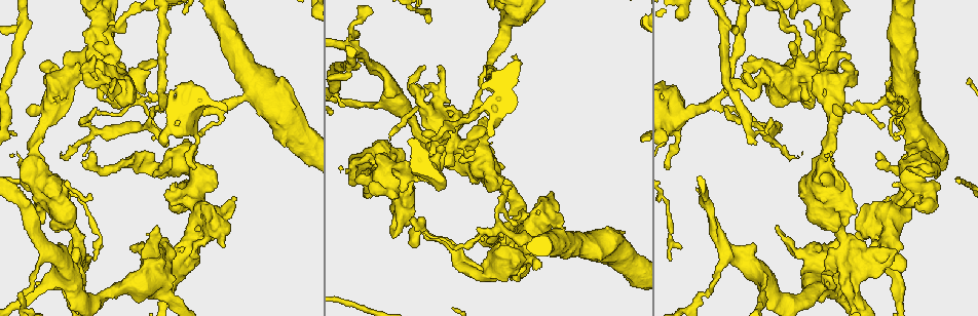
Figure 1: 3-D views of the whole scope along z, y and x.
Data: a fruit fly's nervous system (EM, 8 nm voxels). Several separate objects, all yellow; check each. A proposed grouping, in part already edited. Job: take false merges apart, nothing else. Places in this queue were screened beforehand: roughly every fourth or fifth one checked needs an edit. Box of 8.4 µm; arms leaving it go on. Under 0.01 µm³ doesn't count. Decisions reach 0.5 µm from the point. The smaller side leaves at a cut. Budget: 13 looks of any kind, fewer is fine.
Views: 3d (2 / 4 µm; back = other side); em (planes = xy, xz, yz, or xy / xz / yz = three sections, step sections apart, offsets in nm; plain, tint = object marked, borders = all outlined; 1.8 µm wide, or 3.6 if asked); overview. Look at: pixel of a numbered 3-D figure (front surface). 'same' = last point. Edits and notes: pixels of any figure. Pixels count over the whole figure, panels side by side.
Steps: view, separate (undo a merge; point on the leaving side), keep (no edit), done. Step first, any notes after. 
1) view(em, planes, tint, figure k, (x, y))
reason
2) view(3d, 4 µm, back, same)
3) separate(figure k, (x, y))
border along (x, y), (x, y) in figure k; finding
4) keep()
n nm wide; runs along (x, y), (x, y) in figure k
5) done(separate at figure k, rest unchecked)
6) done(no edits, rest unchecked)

view(em, planes, tint, figure 1, (171, 209))
touches itself

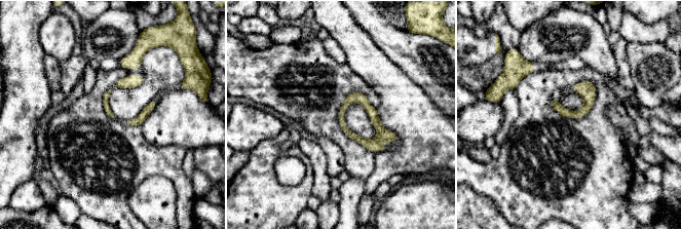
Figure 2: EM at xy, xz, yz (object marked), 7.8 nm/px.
keep()
50 nm wide; runs along (347, 99), (360, 99), (394, 139) in figure 2; all the same neuron

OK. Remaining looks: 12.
view(em, 3.6 µm, xy, step 16, tint, figure 1, (77, 234))
narrows sharply

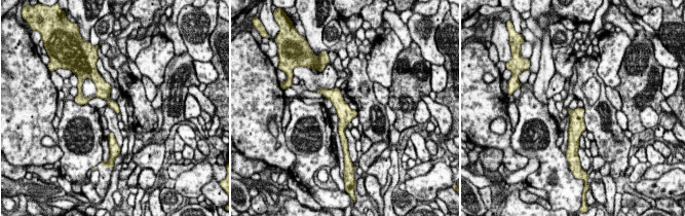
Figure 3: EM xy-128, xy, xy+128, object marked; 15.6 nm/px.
keep()
runs along (322, 91), (342, 108), (343, 138) in figure 3; one neuron here

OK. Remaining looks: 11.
view(3d, 4 µm, figure 1, (35, 163))
a narrow waist

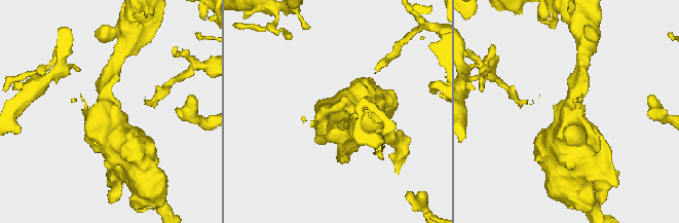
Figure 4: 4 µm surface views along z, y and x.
view(em, planes, plain, figure 4, (568, 109))
shape alone is not enough

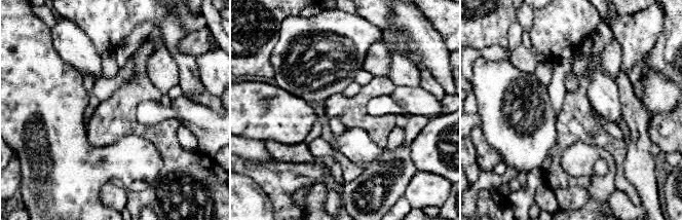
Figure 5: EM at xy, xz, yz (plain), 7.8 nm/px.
view(em, planes, tint, same)
where the object lies

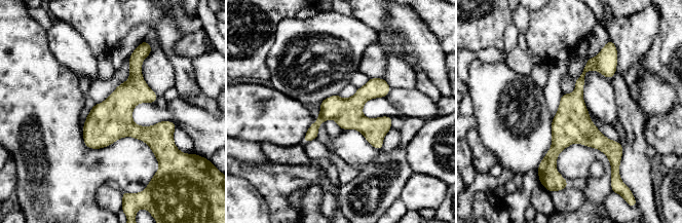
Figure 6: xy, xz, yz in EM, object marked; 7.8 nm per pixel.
keep()
runs along (599, 58), (580, 78), (550, 170) in figure 6; one neuron here

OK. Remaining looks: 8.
view(em, xz, step 16, tint, figure 1, (20, 30))
branch point

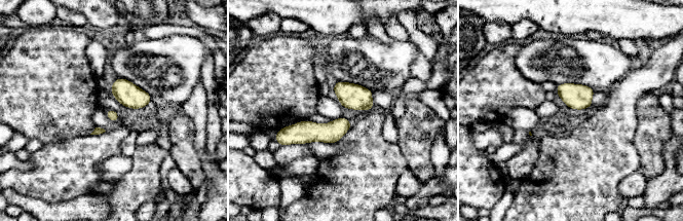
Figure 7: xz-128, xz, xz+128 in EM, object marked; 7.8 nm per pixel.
view(em, planes, tint, same)

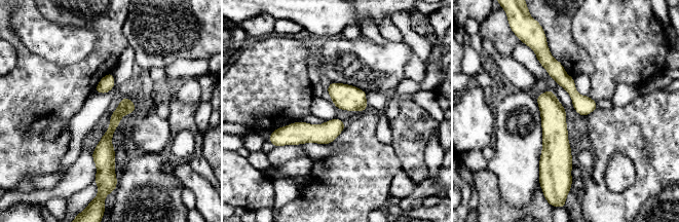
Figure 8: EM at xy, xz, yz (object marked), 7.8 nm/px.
keep()
110 nm wide; runs along (548, 94), (556, 158), (562, 172) in figure 8; all the same neuron

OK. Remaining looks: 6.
view(em, planes, tint, figure 1, (797, 35))
sharp bend

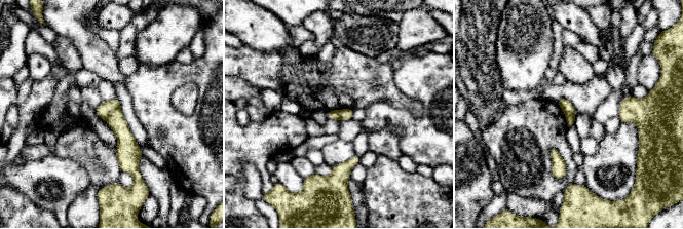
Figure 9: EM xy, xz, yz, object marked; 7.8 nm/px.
separate(figure 9, (106, 108))
border along (119, 107), (105, 119) in figure 9; a second neuron is stuck on

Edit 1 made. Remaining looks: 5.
done(separate at figure 9, rest unchecked)

